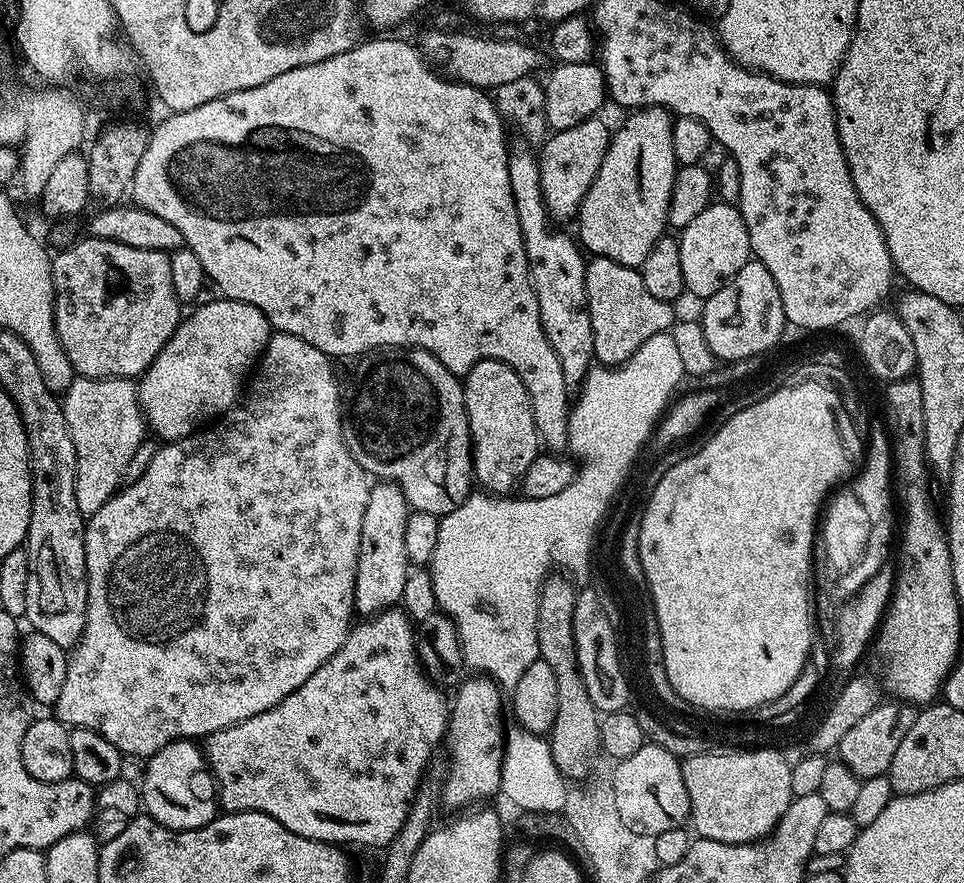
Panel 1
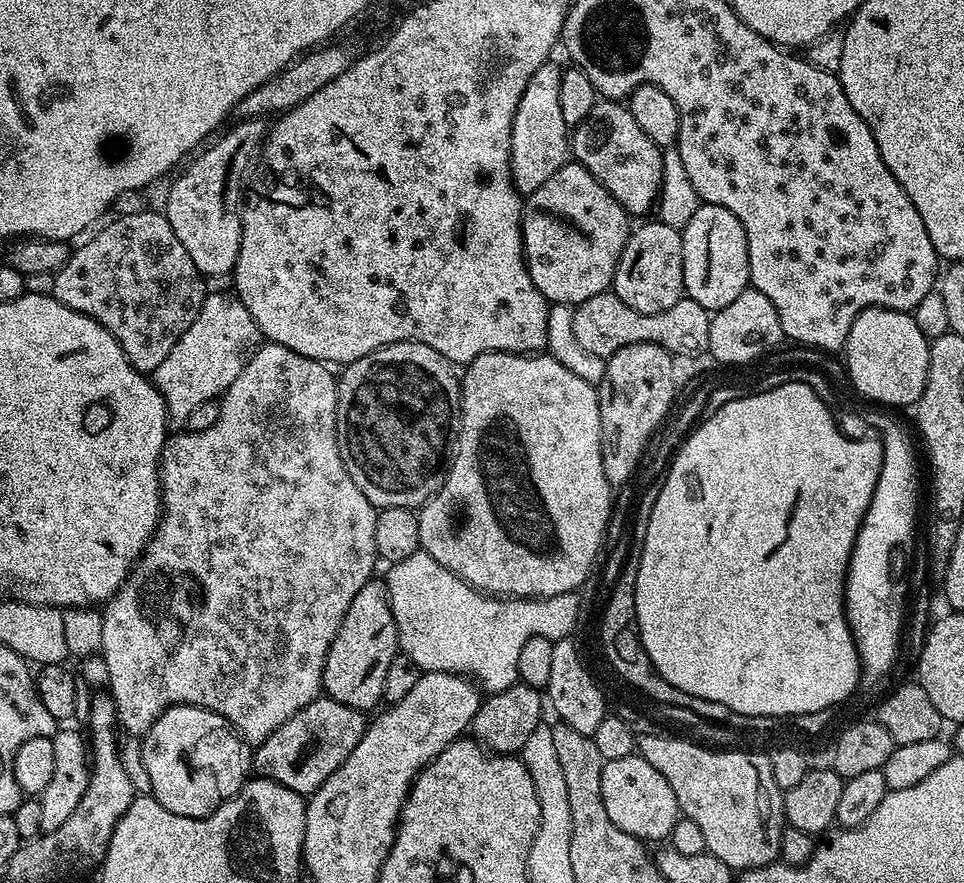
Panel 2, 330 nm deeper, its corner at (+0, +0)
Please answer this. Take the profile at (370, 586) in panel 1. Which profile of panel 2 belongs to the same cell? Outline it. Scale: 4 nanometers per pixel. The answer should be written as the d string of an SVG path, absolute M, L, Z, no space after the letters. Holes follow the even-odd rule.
M373 578L354 594L354 602L350 602L350 610L346 610L346 618L342 618L334 642L330 642L323 691L331 700L351 708L369 710L384 700L386 670L390 670L390 662L397 654L396 623L388 601L388 586L383 579Z

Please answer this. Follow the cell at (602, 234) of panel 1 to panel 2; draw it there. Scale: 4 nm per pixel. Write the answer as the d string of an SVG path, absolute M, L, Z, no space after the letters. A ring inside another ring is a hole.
M566 162L554 174L550 174L550 178L546 178L546 182L542 182L542 186L538 186L538 190L527 193L526 199L522 204L520 229L524 239L524 261L528 267L530 278L534 278L534 286L538 286L538 290L542 290L544 297L552 304L570 304L575 306L586 302L586 298L594 298L594 294L602 294L611 289L612 279L618 266L618 258L622 258L622 250L626 246L630 235L630 217L628 211L601 186L598 178L594 178L594 174L590 174L590 170L586 170L575 162Z

